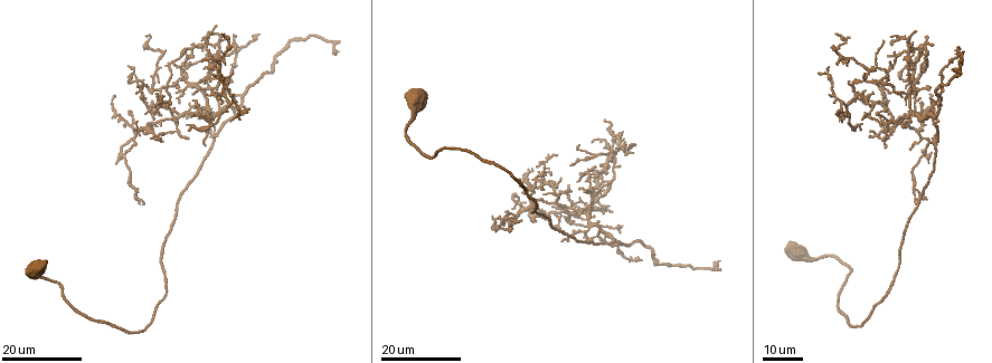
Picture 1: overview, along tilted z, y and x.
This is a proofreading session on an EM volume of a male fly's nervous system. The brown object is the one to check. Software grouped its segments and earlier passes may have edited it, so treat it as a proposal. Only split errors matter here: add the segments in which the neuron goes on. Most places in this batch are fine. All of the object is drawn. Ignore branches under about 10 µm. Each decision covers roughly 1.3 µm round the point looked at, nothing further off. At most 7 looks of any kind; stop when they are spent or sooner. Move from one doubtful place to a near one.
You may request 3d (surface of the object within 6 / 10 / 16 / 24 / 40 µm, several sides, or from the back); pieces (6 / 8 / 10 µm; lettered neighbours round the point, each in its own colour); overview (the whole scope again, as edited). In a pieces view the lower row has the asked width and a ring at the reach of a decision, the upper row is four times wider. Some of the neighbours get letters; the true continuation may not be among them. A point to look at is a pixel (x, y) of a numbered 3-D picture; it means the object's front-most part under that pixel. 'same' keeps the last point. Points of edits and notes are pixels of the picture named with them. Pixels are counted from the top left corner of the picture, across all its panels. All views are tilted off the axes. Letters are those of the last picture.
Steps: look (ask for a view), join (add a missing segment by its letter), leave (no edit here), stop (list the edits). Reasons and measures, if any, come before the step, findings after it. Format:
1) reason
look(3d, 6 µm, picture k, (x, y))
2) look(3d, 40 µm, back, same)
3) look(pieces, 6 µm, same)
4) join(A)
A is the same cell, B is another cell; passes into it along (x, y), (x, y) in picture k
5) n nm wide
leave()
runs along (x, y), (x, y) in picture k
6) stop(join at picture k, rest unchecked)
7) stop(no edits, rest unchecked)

look(3d, 24 µm, picture 1, (130, 110))

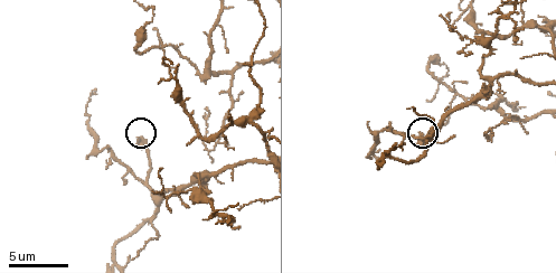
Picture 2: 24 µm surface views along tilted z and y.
look(pieces, 6 µm, picture 2, (418, 132))

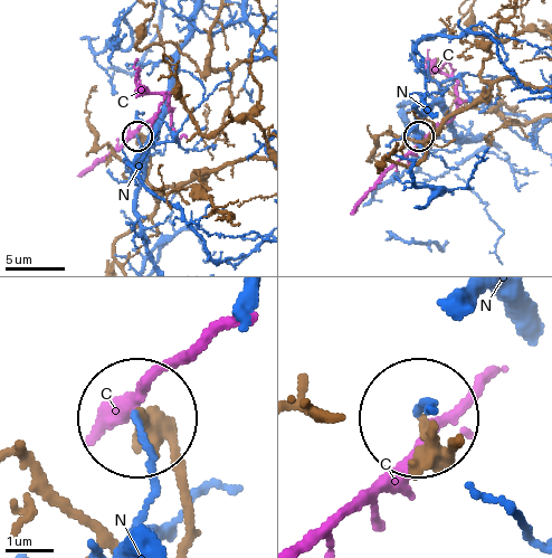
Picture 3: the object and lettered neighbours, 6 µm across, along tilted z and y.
leave()
C and N are other cells; no lettered segment goes on from it

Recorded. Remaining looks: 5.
branch stops here
look(3d, 24 µm, picture 1, (928, 91))

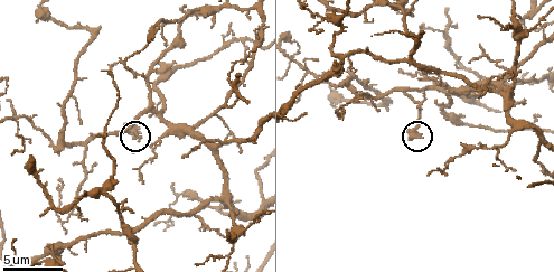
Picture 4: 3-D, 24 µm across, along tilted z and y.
look(pieces, 6 µm, picture 4, (423, 136))

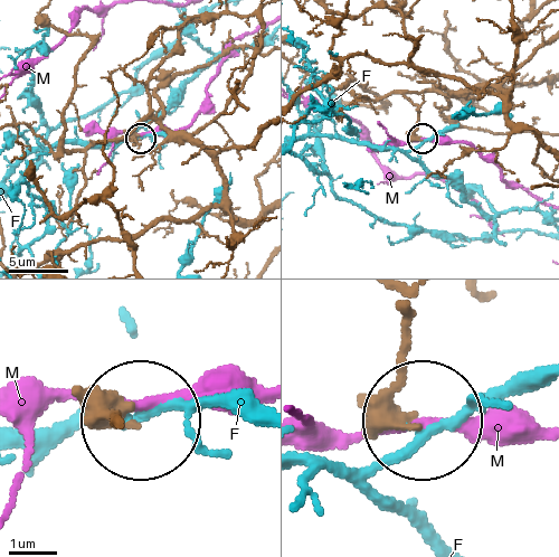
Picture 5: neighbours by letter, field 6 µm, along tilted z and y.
260 nm wide
leave()
F and M are other cells; none of them fits

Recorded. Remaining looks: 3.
thin end
look(pieces, 6 µm, picture 4, (497, 112))

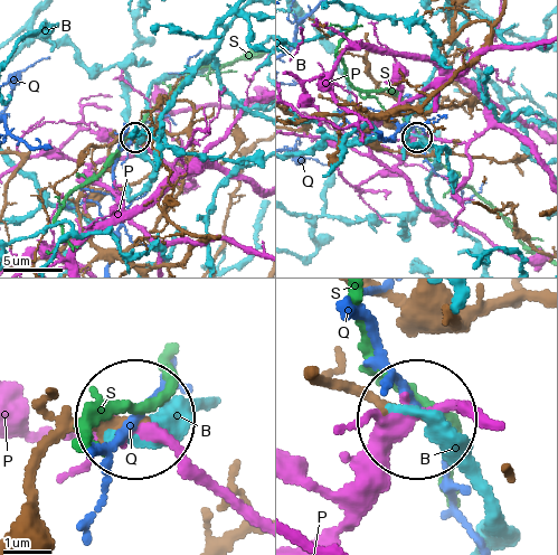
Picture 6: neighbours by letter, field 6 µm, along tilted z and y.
leave()
B, P, Q and S are other cells; runs along (310, 369), (417, 413) in picture 6; none of them fits

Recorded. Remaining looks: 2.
stop(no edits, rest unchecked)

